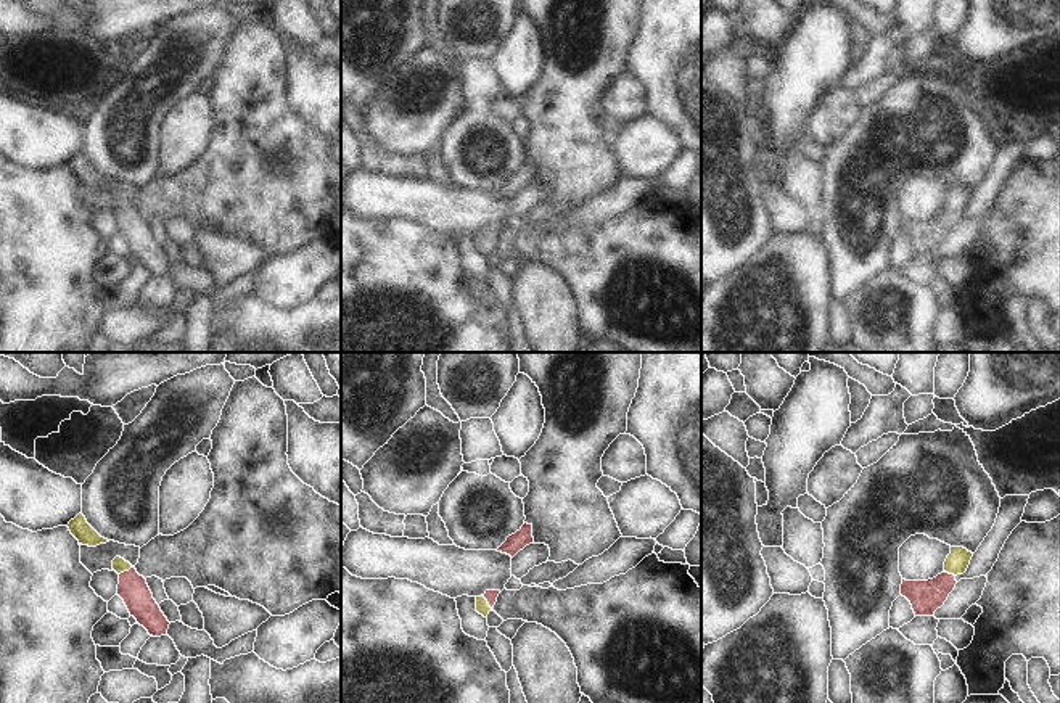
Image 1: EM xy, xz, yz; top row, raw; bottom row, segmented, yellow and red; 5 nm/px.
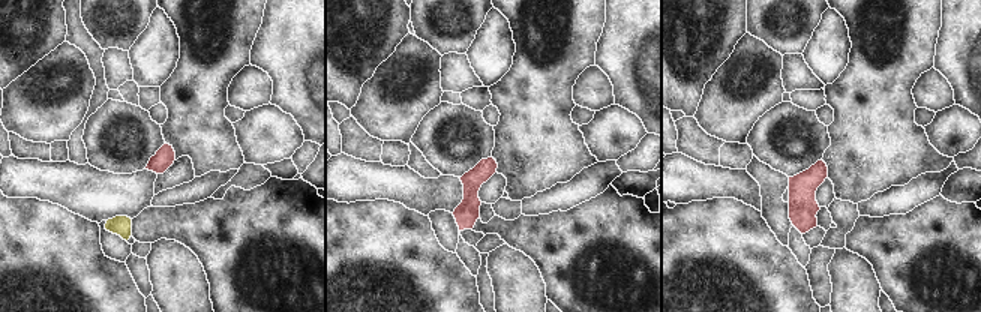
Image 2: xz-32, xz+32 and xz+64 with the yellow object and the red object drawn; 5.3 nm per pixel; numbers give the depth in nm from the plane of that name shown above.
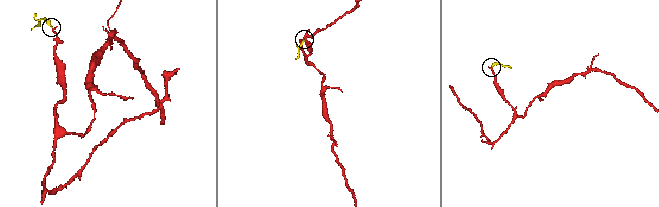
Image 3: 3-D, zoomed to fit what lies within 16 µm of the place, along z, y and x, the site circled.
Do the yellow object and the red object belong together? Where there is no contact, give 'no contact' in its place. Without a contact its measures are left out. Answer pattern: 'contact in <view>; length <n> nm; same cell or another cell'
contact in xy; length 80 nm; same cell

